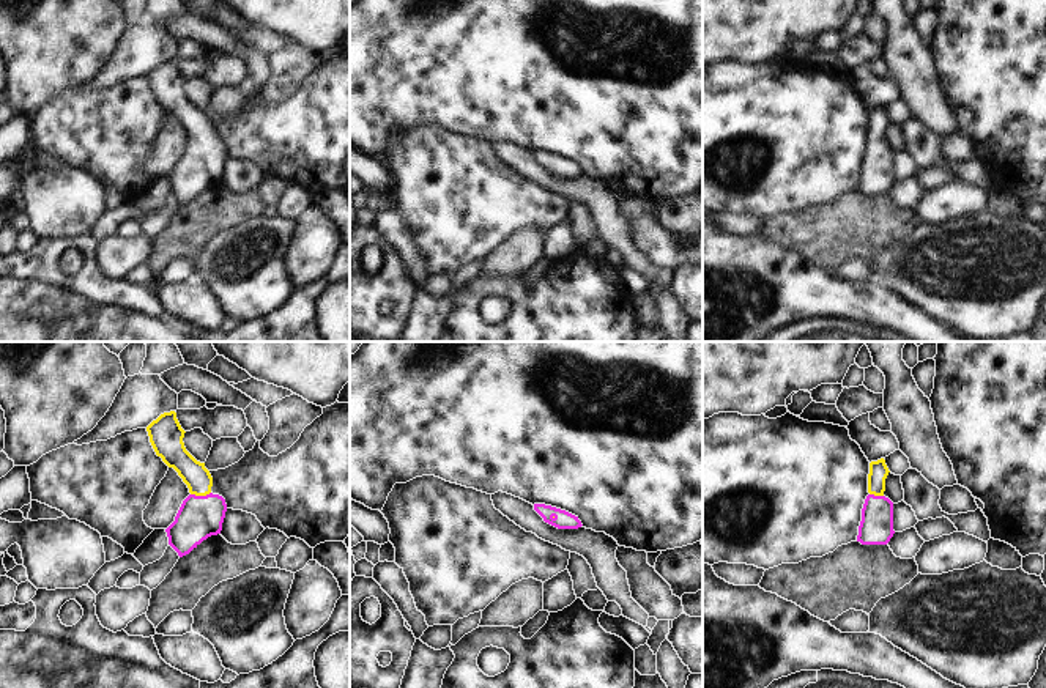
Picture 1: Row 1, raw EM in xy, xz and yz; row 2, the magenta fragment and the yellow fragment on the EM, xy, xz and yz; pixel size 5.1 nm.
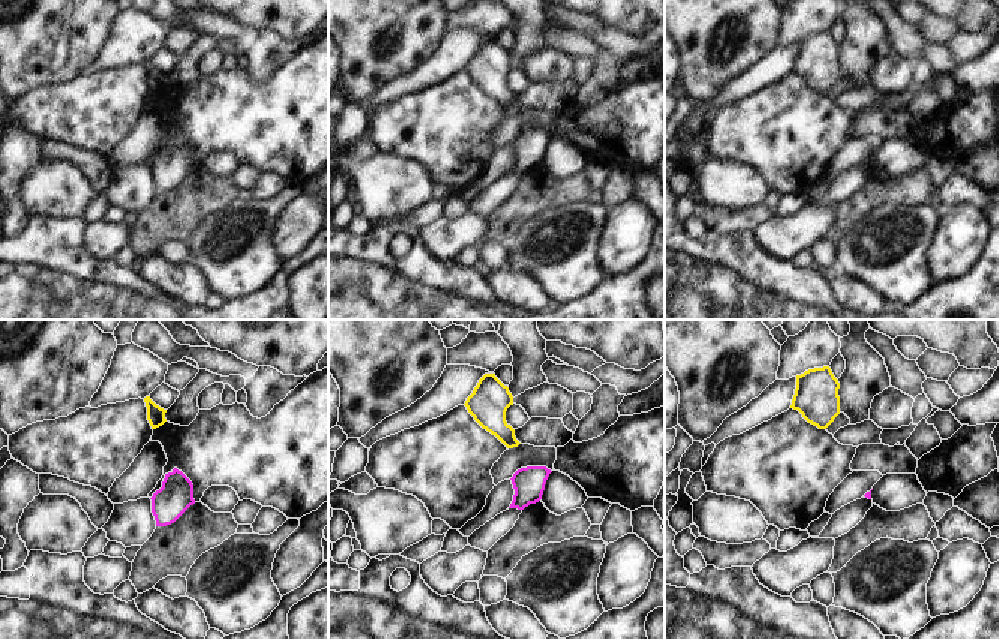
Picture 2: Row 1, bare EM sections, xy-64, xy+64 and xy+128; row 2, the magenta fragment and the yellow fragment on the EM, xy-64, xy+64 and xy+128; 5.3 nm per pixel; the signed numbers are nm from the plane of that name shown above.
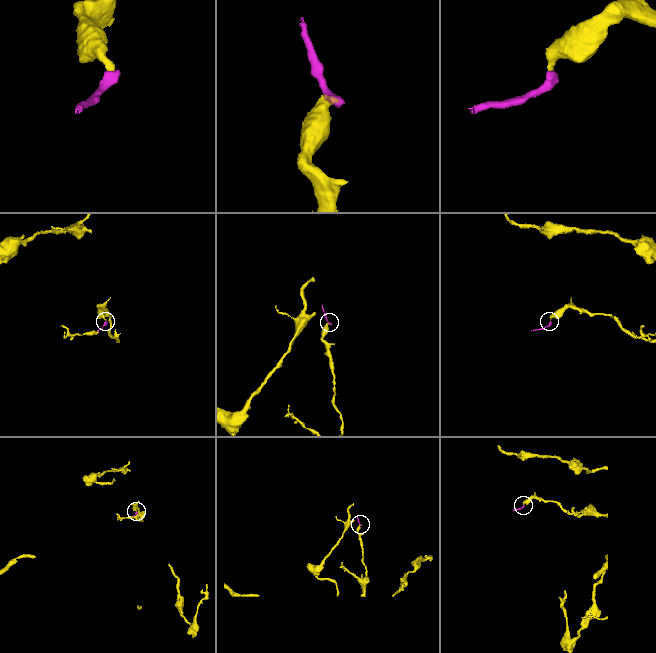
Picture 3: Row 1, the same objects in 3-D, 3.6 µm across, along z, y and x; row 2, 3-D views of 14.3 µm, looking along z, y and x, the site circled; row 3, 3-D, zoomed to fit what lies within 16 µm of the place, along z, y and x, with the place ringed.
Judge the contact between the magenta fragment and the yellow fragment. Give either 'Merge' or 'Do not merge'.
Merge.

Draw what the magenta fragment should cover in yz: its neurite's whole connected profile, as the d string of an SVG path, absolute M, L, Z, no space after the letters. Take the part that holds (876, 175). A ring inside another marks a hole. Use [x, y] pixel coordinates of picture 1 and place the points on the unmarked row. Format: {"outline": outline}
{"outline": "M885 107L870 110L868 143L862 156L857 189L862 192L887 192L893 184L893 150L884 143L888 123Z"}

